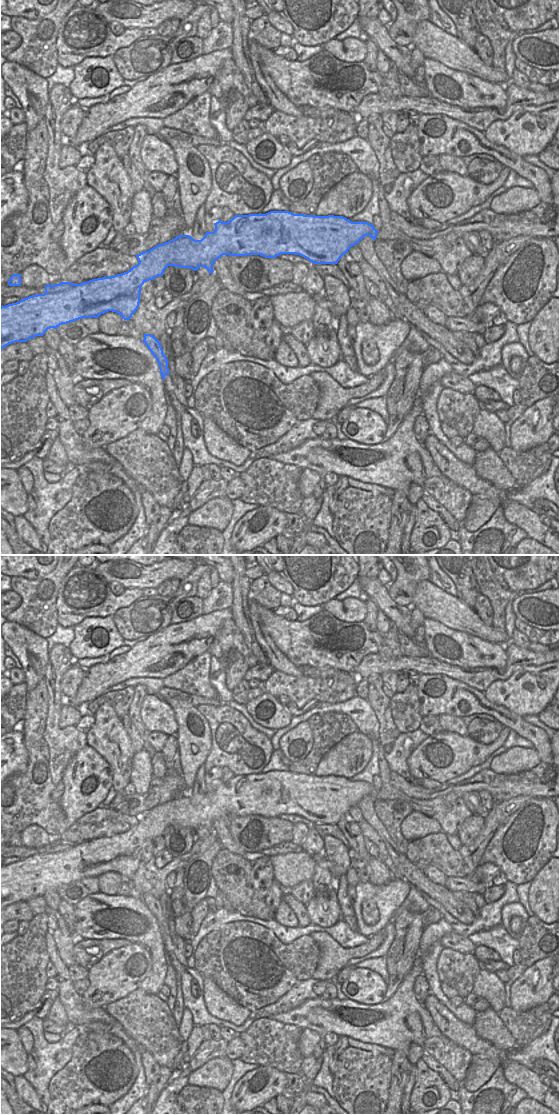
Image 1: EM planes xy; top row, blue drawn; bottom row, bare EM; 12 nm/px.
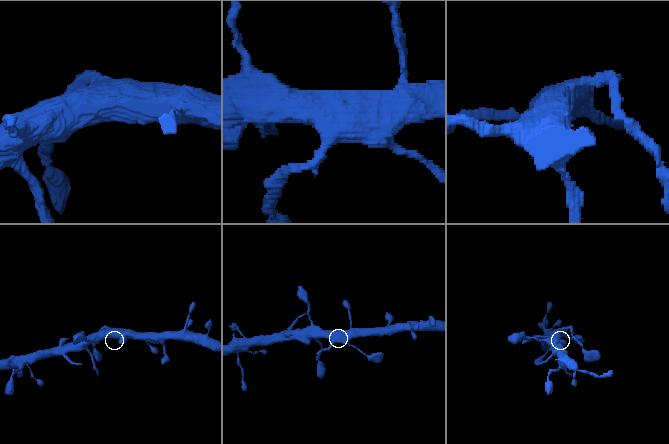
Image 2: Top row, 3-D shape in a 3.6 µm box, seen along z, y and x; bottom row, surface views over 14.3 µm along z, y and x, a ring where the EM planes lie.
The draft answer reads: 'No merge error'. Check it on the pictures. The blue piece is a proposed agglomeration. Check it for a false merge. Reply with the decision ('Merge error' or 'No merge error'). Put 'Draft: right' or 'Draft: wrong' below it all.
No merge error
Draft: right

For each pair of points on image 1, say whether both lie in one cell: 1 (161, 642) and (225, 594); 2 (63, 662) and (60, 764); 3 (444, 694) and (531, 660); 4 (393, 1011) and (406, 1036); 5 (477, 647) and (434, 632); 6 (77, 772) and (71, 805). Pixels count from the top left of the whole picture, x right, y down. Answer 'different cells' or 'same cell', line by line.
1: different cells
2: same cell
3: different cells
4: same cell
5: same cell
6: same cell

